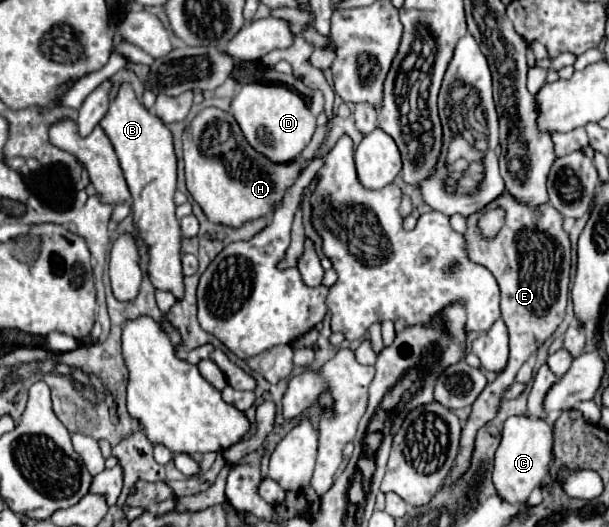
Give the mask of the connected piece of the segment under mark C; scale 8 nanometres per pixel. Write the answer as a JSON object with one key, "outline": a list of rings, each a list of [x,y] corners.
{"outline":[[[509,417],[505,421],[503,439],[495,453],[493,483],[501,499],[507,503],[527,503],[535,487],[543,487],[549,479],[549,465],[553,461],[553,429],[543,419]]]}

